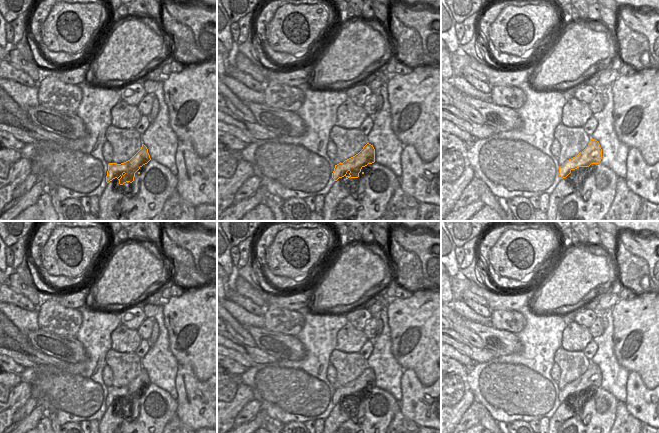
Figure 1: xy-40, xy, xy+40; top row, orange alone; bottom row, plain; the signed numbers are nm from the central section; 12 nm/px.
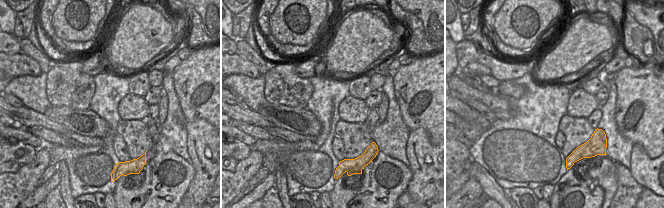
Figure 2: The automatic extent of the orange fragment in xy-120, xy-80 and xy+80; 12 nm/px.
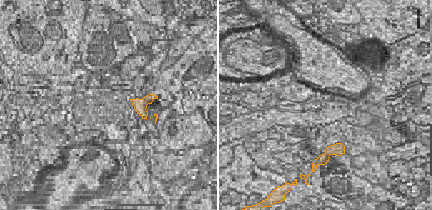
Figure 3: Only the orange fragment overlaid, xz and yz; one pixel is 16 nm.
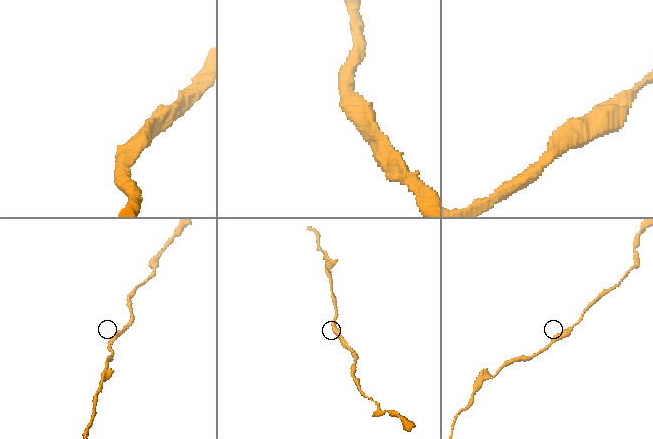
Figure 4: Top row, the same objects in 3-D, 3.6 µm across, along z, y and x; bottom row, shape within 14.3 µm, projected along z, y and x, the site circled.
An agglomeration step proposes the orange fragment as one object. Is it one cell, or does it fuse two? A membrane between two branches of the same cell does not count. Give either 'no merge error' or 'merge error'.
no merge error

